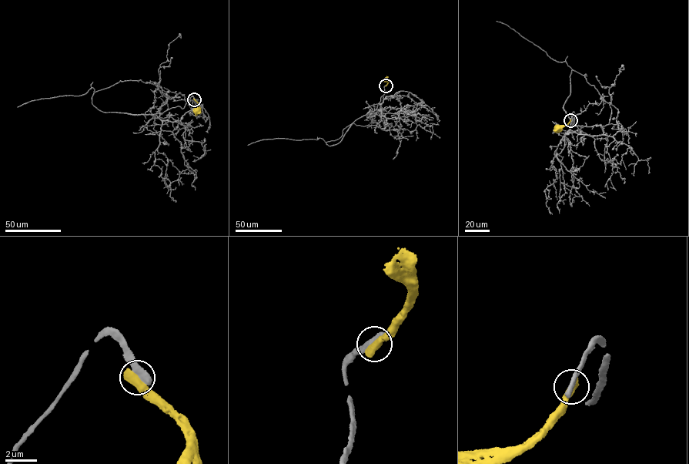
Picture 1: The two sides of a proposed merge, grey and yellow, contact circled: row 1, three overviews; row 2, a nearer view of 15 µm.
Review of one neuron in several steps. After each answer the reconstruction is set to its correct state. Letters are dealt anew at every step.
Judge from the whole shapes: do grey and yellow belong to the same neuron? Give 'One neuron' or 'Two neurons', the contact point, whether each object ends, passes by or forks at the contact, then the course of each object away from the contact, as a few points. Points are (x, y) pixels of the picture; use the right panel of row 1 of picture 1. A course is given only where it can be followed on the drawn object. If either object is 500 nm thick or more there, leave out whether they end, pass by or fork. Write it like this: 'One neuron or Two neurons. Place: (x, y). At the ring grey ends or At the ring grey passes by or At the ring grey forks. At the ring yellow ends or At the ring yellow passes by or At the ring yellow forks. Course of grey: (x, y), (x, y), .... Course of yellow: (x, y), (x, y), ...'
Two neurons. Place: (570, 120). Course of grey: (570, 120), (570, 125), (573, 120), (583, 126), (572, 125), (563, 109), (572, 68), (496, 21). Course of yellow: (570, 120), (556, 129)

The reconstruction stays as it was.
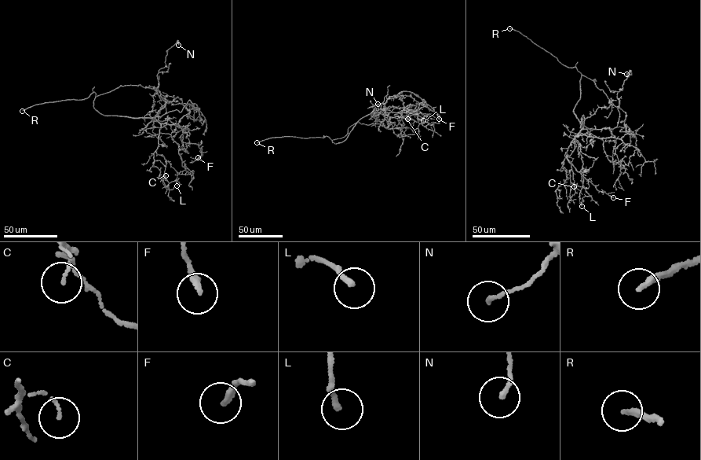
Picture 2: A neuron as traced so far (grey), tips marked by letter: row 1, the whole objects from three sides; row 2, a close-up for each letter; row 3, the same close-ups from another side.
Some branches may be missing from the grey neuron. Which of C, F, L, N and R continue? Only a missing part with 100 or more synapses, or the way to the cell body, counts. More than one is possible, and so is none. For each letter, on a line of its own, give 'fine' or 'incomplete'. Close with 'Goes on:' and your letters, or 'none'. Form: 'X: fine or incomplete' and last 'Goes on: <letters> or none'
C: fine
F: fine
L: fine
N: fine
R: incomplete
Goes on: R

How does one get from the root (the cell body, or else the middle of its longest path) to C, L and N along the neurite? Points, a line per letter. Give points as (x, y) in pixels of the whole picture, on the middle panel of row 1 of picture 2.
C: (358, 121), (381, 109), (385, 112), (399, 112), (407, 119)
L: (358, 121), (367, 115), (392, 106), (421, 113), (424, 117), (420, 119), (423, 120)
N: (358, 121), (378, 112), (387, 123), (395, 123), (385, 126), (375, 119), (379, 115), (374, 112), (377, 104)

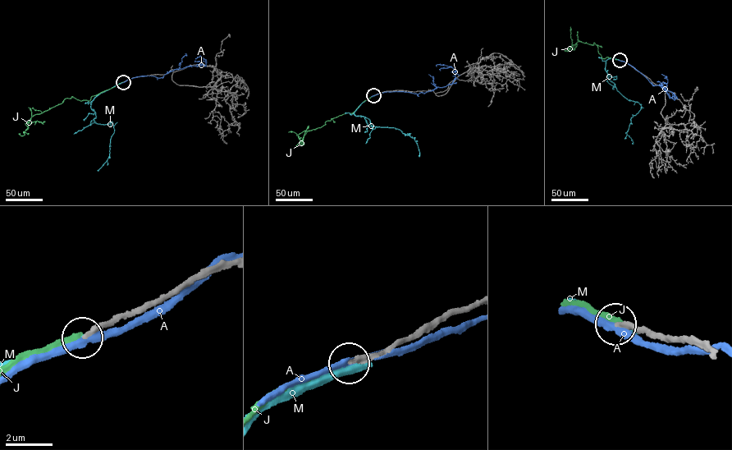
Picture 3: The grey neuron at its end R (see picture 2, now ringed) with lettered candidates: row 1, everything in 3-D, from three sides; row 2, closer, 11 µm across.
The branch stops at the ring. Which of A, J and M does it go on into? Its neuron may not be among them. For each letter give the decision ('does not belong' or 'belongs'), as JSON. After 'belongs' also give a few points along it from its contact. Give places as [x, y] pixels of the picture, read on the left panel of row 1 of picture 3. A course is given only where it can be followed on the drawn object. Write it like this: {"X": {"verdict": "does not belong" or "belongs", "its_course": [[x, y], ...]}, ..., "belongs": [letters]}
{"A": {"verdict": "does not belong"}, "J": {"verdict": "belongs", "its_course": [[123, 82], [91, 96], [89, 101], [66, 98], [32, 116], [25, 123], [28, 127], [31, 116], [28, 107]]}, "M": {"verdict": "does not belong"}, "belongs": ["J"]}

